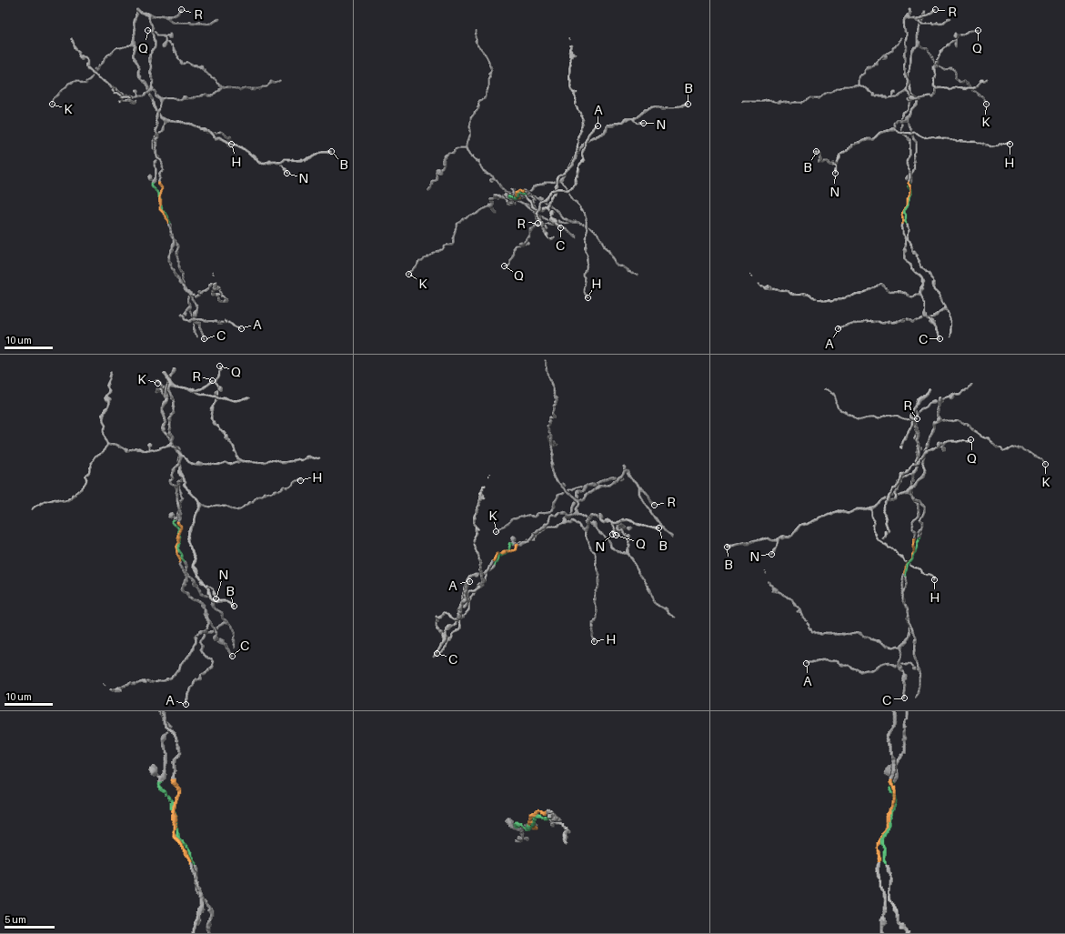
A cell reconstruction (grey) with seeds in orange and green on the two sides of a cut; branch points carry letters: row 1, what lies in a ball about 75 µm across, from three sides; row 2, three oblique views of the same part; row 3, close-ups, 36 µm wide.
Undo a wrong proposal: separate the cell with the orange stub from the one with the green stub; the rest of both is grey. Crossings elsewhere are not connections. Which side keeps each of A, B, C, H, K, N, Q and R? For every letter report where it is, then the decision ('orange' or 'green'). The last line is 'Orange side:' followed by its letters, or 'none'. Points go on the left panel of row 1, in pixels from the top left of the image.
A: (241, 328) | green
B: (331, 151) | green
C: (204, 338) | orange
H: (231, 144) | green
K: (52, 104) | green
N: (286, 173) | green
Q: (147, 30) | orange
R: (181, 9) | orange
Orange side: C, Q, R

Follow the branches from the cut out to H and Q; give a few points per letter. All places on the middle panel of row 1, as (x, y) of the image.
H: (517, 196), (510, 196), (514, 202), (508, 204), (536, 186), (559, 181), (577, 202), (587, 234), (587, 297)
Q: (517, 195), (511, 197), (512, 188), (521, 197), (540, 197), (563, 218), (576, 222), (537, 224), (504, 266)

